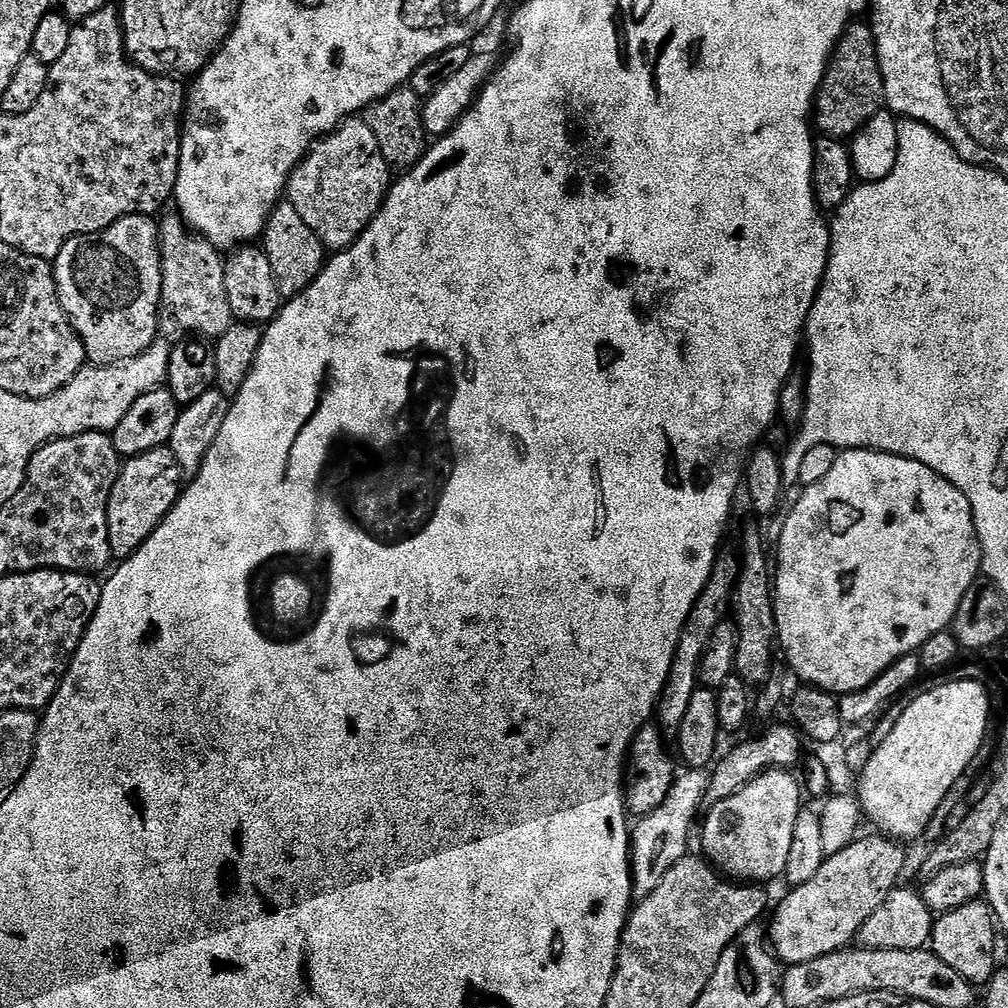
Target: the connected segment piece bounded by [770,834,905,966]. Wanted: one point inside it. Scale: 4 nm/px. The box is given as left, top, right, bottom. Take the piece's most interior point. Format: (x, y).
(822, 916)

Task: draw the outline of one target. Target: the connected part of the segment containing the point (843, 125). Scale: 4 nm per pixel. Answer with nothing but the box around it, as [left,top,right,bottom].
[814,22,884,141]

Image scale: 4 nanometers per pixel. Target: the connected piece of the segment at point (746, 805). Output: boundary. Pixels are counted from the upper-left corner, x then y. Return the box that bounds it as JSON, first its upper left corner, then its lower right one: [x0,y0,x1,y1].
[700,770,802,886]

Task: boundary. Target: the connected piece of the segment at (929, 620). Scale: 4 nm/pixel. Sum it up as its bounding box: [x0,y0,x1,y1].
[774,448,982,694]

